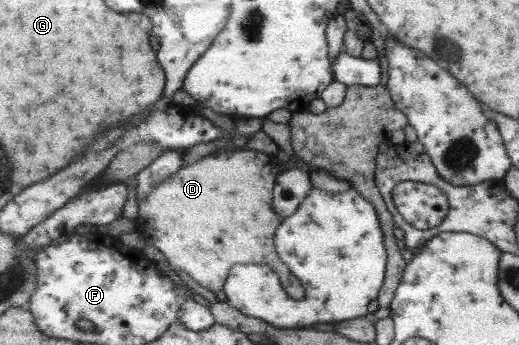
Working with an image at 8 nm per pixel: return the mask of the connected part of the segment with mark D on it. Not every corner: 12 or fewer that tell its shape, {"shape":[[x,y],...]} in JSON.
{"shape":[[209,154],[138,201],[136,231],[217,295],[232,265],[279,259],[281,169]]}

